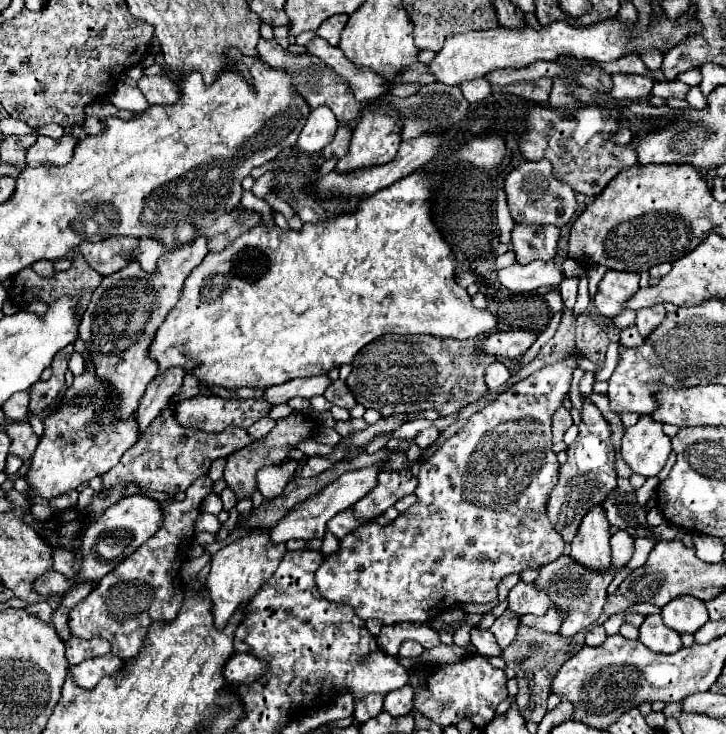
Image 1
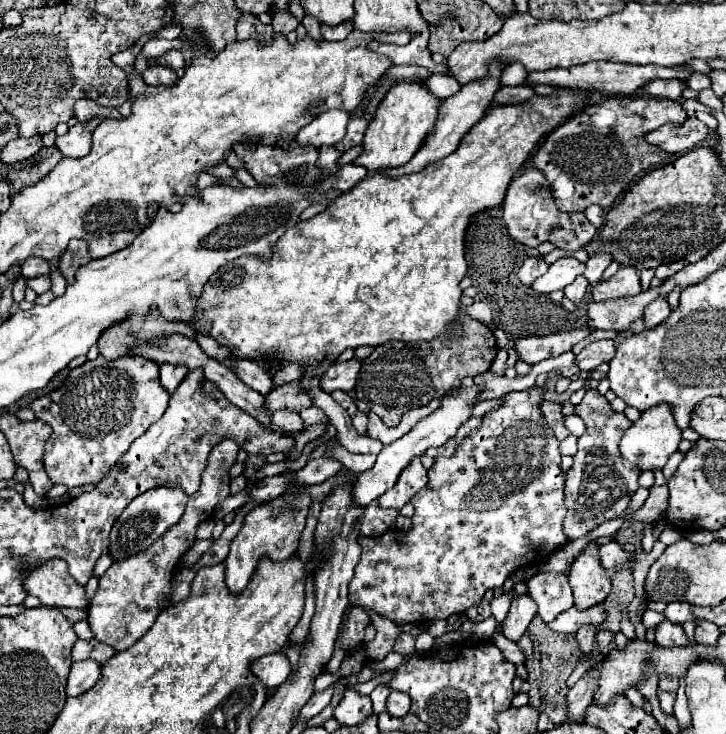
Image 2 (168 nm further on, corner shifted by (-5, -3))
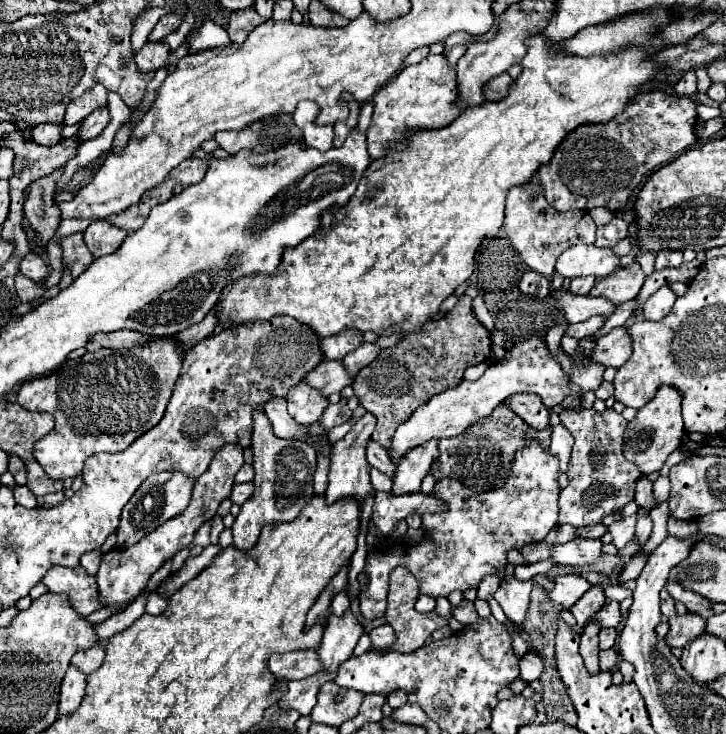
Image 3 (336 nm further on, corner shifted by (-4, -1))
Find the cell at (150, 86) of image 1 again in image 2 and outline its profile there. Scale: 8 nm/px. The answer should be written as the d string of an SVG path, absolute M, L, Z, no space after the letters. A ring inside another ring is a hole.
M152 64L148 66L144 72L142 72L142 78L148 86L156 86L156 84L174 84L174 80L178 80L176 72L166 68L166 66L160 66L160 64Z

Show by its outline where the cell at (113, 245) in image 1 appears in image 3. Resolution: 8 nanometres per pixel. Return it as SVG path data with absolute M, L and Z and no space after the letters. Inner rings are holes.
M97 220L97 222L91 222L89 228L85 230L85 244L89 246L91 254L99 258L115 252L123 244L127 234L129 232L125 232L123 228L117 228L105 220Z

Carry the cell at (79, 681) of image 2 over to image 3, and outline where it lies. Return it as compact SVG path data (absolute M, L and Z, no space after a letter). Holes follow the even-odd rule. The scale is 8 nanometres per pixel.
M69 666L63 682L61 682L61 696L59 696L59 714L71 714L81 704L83 692L87 686L87 676L79 670Z

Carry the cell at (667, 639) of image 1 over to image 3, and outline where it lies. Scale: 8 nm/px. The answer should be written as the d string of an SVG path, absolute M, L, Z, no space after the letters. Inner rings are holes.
M685 614L685 616L673 616L669 620L669 632L665 636L667 646L679 646L683 648L689 640L693 640L693 636L699 636L705 630L705 620L701 620L701 616L693 616L693 614Z

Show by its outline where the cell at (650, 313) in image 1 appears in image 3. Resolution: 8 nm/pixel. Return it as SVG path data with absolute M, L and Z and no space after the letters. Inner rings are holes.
M659 288L647 302L643 308L643 318L645 320L661 320L675 304L677 294L671 288Z

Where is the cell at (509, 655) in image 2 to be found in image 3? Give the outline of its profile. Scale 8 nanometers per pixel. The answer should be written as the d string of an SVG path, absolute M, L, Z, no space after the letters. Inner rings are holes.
M527 652L523 658L519 658L519 668L521 668L521 680L525 682L533 682L533 680L539 680L541 672L543 672L543 664L541 664L541 658L533 652Z

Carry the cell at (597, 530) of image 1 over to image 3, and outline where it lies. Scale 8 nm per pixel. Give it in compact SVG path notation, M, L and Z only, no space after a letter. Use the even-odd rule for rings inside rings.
M599 584L591 586L579 600L577 604L573 604L571 612L577 620L579 626L585 626L589 622L589 618L605 604L605 594L603 594L603 588Z

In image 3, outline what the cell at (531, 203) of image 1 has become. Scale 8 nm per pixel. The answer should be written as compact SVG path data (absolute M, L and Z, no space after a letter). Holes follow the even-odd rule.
M527 182L507 192L505 224L503 224L511 244L519 250L523 262L543 276L551 276L555 270L555 260L575 244L595 242L595 222L587 212L557 212L543 196L543 188L537 182Z

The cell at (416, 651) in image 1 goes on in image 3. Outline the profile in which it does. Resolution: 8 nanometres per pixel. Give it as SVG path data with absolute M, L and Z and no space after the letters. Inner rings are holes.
M389 624L379 626L379 628L371 630L369 634L371 634L371 640L373 640L373 648L377 648L377 650L389 650L397 640L395 630Z

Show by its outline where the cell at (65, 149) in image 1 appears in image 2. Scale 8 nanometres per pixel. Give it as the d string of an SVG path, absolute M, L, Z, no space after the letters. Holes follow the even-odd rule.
M92 118L90 122L78 122L76 126L72 126L68 130L68 134L58 136L56 138L56 148L64 154L64 156L86 156L92 144L92 132L96 130L96 126L102 122L102 118Z

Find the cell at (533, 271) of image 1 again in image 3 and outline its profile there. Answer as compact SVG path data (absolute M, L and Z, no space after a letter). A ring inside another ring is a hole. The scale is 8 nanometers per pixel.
M579 244L565 250L555 264L555 272L563 278L575 276L609 276L619 266L619 258L609 248L597 248L589 244Z

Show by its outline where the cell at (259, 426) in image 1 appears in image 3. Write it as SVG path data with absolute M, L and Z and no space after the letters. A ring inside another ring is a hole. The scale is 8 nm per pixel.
M297 384L287 394L289 402L289 414L299 424L313 424L319 420L323 410L327 408L327 398L317 394L315 388L309 388L305 384Z

